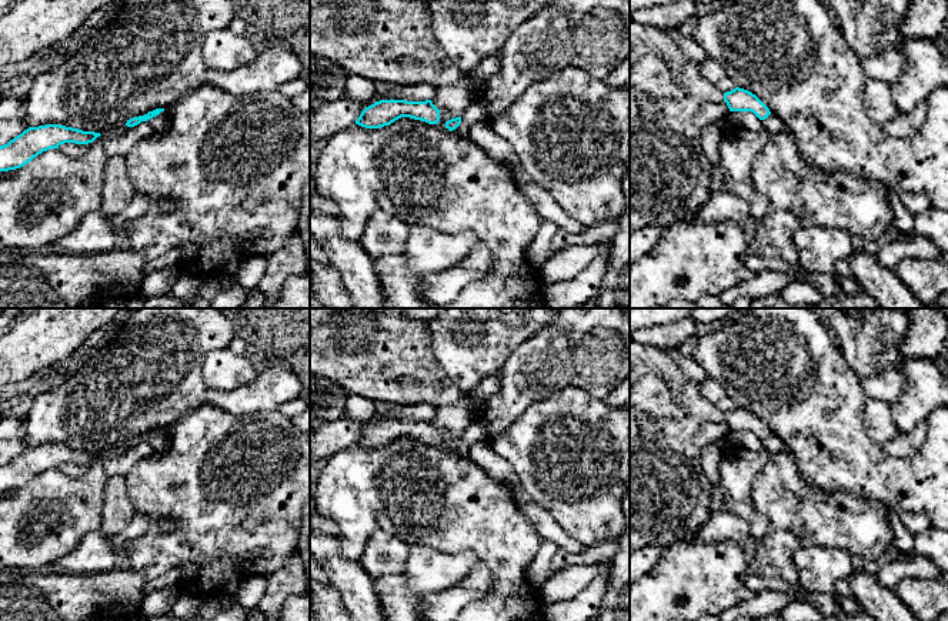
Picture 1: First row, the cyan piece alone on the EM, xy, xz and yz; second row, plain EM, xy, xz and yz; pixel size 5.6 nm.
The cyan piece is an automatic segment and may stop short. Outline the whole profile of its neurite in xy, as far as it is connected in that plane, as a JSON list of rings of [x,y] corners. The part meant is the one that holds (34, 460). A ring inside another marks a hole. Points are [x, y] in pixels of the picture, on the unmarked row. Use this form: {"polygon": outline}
{"polygon": [[[60,444],[29,447],[7,464],[0,465],[0,491],[20,488],[43,471],[59,468],[60,464],[89,464],[100,455],[100,453]]]}

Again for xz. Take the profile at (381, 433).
{"polygon": [[[380,420],[365,427],[356,440],[356,444],[365,448],[380,448],[390,445],[401,437],[410,437],[428,444],[437,444],[440,441],[440,430],[433,424],[431,420]]]}

